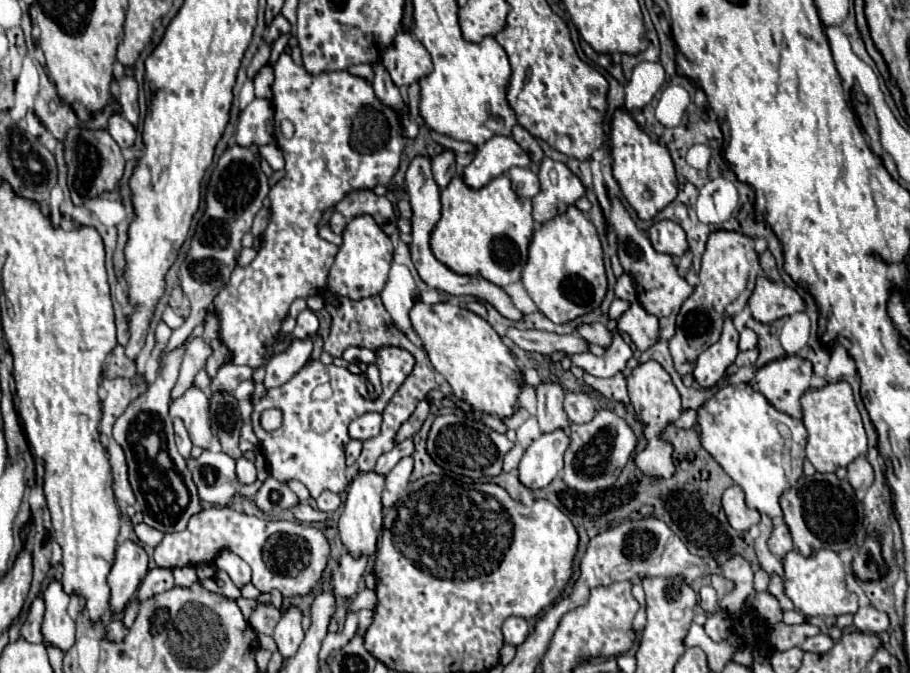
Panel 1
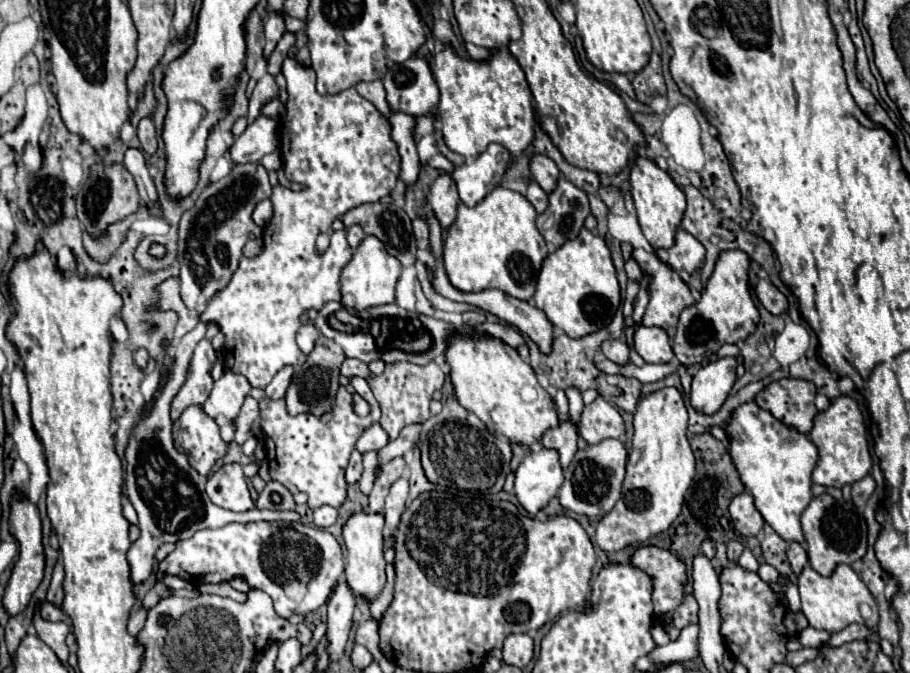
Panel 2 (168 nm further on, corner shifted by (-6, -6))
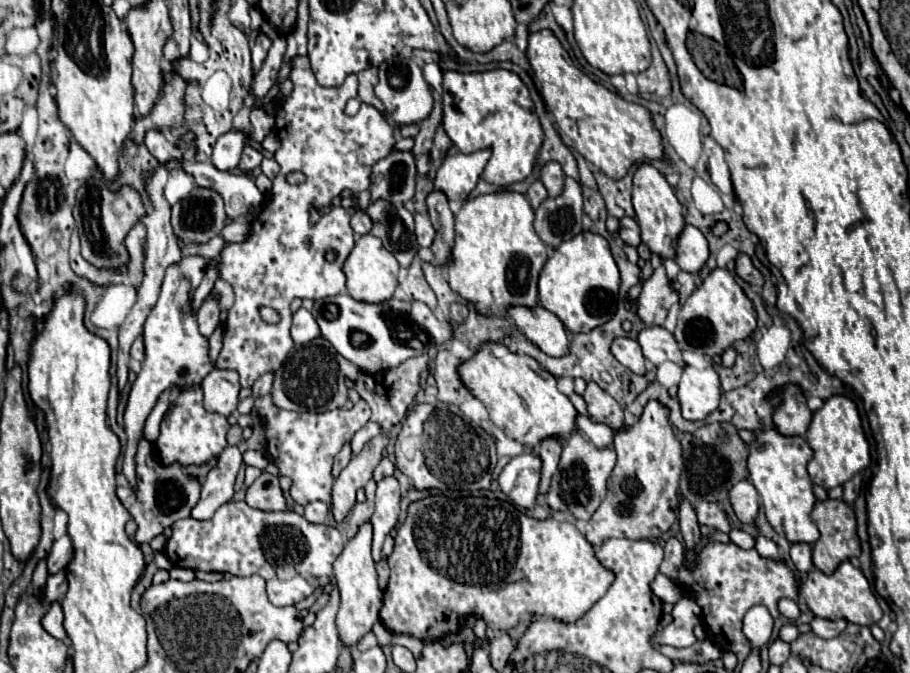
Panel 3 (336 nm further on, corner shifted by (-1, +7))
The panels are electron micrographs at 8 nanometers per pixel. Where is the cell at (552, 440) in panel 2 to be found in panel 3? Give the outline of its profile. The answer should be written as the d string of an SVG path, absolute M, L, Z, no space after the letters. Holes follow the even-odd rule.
M546 437L546 439L542 439L538 451L540 451L540 459L542 459L540 493L546 493L550 487L550 477L558 469L558 461L560 461L560 453L562 453L562 439Z

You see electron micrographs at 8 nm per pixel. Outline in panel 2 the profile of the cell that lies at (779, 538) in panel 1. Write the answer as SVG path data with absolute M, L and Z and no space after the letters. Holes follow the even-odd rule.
M791 542L791 544L789 544L789 550L787 550L787 556L789 556L789 562L791 562L793 572L799 576L801 570L803 570L803 566L809 562L809 558L807 558L807 550L805 550L801 544Z

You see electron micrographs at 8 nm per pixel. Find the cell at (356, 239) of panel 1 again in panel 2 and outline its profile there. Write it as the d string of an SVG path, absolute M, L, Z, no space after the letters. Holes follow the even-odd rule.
M367 236L353 252L351 262L341 272L341 294L345 308L365 310L371 306L395 302L395 286L401 276L401 264L397 258L385 252L385 246L375 236Z

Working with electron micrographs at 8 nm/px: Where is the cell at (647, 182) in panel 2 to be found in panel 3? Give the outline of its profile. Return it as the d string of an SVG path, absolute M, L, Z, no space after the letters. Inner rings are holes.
M640 163L634 173L632 203L634 203L634 211L636 211L636 221L642 231L642 241L650 247L652 253L662 255L662 257L674 257L678 235L684 227L682 203L678 201L674 189L666 181L666 177L650 163Z

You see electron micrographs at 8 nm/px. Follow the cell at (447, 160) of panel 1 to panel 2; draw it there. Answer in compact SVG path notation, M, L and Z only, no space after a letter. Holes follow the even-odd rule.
M447 174L439 176L433 182L431 192L429 192L429 208L433 210L435 218L439 220L443 236L457 216L457 204L459 204L459 196L457 196L455 182Z

